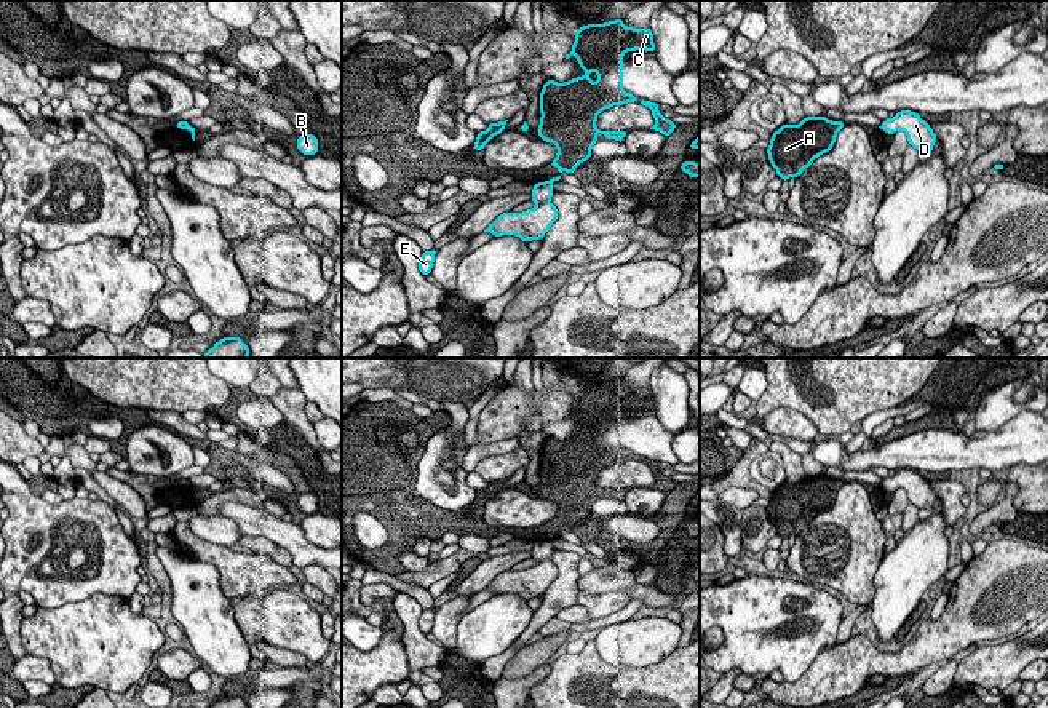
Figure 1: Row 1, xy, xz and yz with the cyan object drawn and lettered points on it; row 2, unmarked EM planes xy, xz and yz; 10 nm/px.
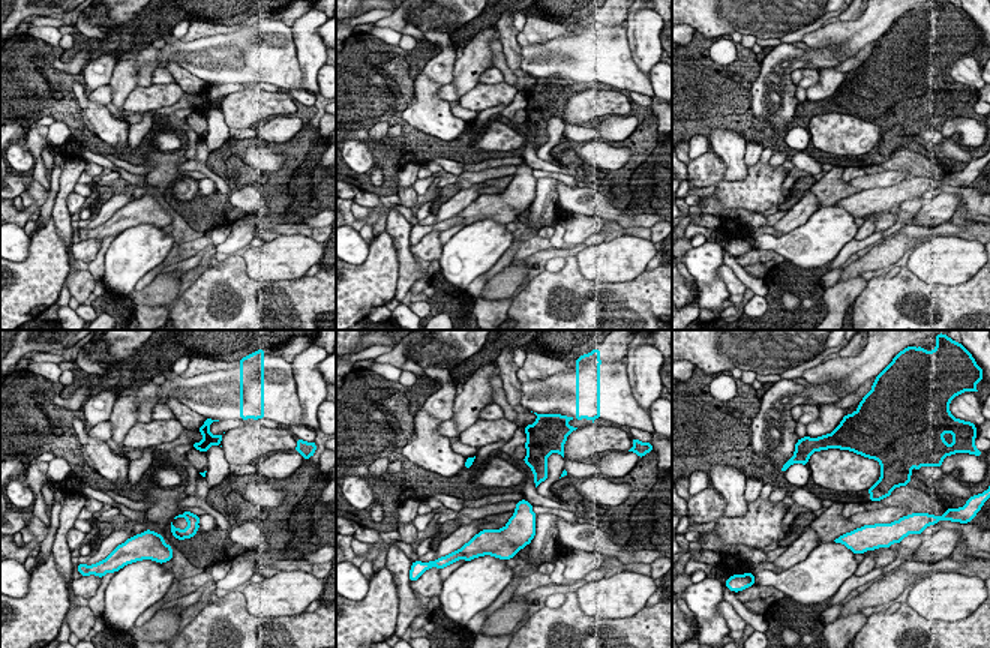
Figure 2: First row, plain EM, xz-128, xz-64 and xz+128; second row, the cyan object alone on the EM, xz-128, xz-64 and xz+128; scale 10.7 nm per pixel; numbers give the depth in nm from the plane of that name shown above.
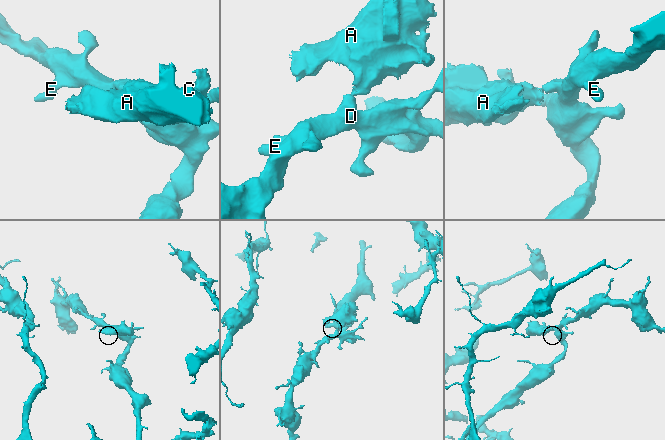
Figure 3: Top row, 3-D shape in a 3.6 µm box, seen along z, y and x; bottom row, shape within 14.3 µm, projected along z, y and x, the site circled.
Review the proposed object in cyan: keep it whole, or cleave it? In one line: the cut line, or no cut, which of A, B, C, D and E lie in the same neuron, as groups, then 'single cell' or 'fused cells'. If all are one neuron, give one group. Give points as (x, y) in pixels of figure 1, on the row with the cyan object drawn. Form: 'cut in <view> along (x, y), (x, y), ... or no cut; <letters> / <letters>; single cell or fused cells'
cut in xz along (543, 182), (550, 184); A C / B D E; fused cells

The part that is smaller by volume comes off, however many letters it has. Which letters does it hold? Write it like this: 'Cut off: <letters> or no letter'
Cut off: A, C

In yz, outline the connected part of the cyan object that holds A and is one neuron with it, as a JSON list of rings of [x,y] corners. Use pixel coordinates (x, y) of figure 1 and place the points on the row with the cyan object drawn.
[[[805,117],[799,125],[784,123],[770,139],[765,149],[768,161],[783,181],[799,177],[815,158],[829,152],[836,142],[837,133],[845,123],[821,117]]]

